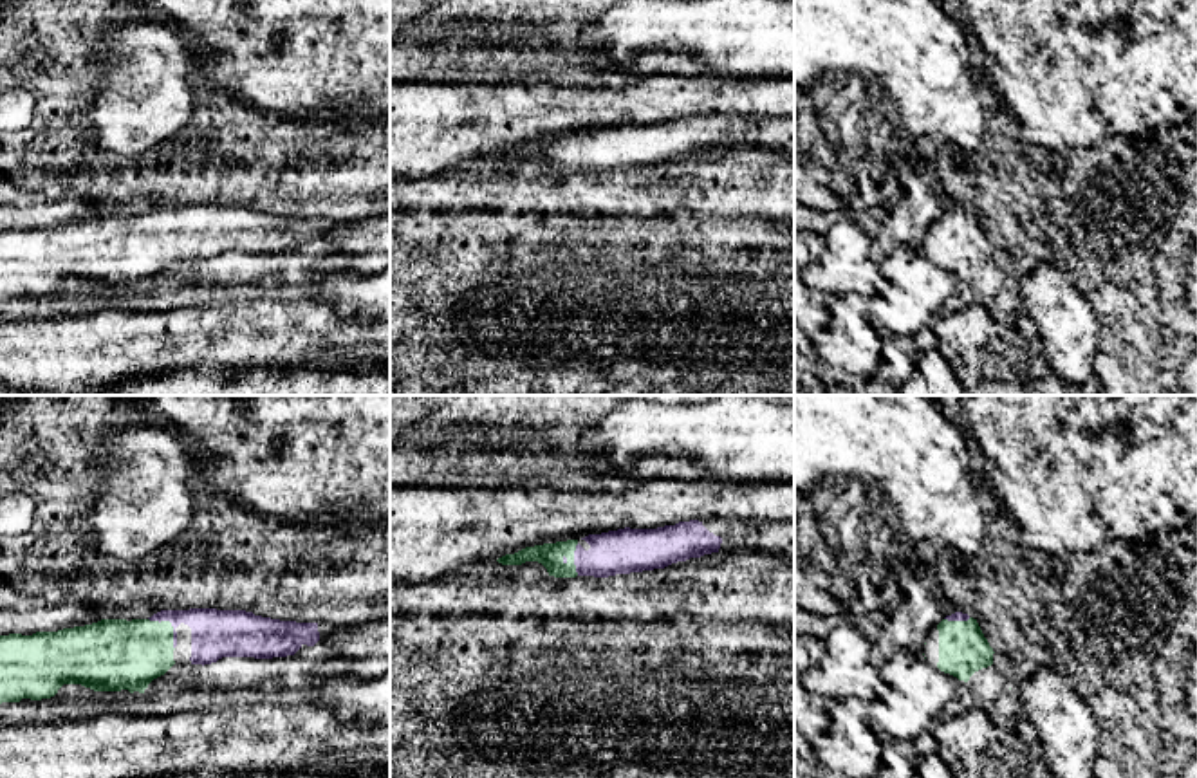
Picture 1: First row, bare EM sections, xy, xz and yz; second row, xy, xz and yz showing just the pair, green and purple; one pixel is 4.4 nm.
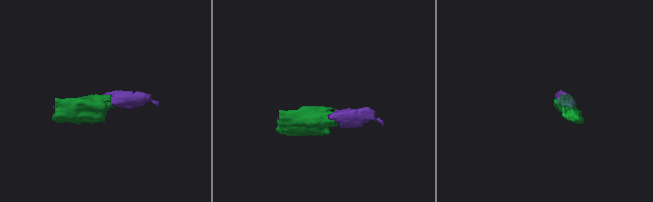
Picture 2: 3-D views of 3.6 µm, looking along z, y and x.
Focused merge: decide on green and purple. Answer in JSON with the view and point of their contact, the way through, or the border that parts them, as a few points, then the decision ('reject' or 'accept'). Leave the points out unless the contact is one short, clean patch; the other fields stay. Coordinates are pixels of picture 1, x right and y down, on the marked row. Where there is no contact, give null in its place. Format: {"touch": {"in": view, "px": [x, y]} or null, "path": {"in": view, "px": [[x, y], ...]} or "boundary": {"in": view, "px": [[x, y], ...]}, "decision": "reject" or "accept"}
{"touch": {"in": "xy", "px": [170, 625]}, "path": {"in": "xy", "px": [[123, 654], [141, 650], [170, 625], [195, 618], [215, 634]]}, "decision": "accept"}

